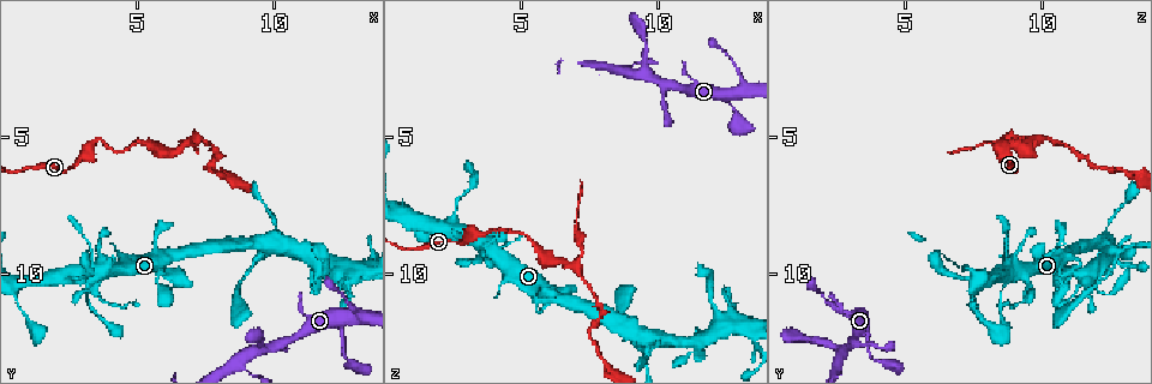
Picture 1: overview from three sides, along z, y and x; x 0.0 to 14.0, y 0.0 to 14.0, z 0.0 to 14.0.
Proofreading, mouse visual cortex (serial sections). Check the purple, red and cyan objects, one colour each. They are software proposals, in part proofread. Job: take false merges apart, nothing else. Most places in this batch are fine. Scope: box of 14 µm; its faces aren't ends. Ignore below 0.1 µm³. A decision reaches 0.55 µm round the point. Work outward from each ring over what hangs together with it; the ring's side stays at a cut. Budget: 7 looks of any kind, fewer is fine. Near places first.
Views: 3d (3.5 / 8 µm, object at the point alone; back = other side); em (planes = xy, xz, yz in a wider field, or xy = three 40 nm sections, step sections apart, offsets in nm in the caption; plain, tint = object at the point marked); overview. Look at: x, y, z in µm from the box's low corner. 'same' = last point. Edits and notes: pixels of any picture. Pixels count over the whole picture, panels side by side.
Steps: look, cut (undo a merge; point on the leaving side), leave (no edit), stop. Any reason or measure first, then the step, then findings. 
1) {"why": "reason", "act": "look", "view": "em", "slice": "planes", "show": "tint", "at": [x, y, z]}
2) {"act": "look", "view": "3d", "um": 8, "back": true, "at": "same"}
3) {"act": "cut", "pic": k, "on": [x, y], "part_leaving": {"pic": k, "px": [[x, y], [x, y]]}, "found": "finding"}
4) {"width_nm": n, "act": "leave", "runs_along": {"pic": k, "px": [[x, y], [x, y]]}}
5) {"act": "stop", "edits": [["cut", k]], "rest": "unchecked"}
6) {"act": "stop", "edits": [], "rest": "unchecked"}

{"act": "look", "view": "3d", "um": 3.5, "at": [4.3, 5.5, 8.4]}

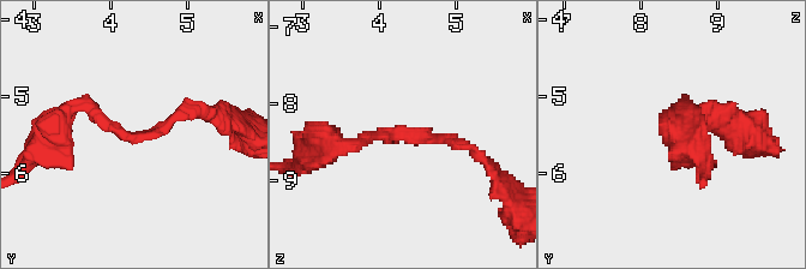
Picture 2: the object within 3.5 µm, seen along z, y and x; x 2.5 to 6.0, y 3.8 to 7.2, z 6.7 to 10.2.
{"act": "look", "view": "em", "slice": "xy", "step": 1, "show": "tint", "at": [4.25, 5.55, 8.40]}

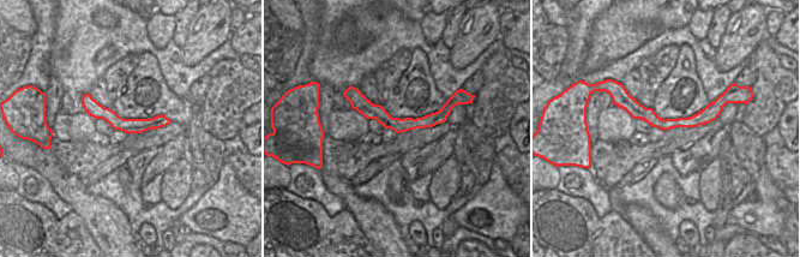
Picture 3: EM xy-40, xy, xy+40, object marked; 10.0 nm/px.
{"act": "leave", "runs_along": {"pic": 3, "px": [[353, 100], [390, 123], [446, 111]]}, "found": "one cell here"}

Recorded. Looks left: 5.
{"why": "thin arm on a thick one", "act": "look", "view": "3d", "um": 8, "back": true, "at": [11.6, 9.7, 12.1]}

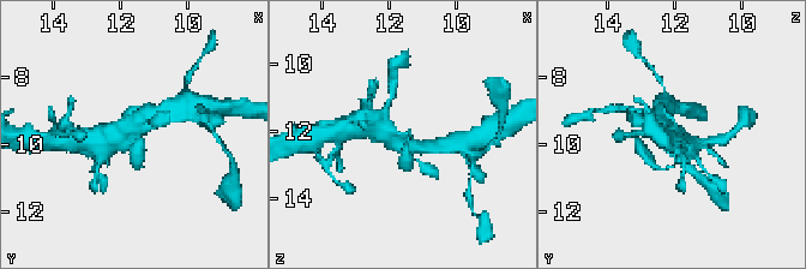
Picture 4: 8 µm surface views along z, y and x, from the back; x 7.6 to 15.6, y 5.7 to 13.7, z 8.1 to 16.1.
{"act": "look", "view": "3d", "um": 3.5, "at": [11.7, 9.7, 12.2]}

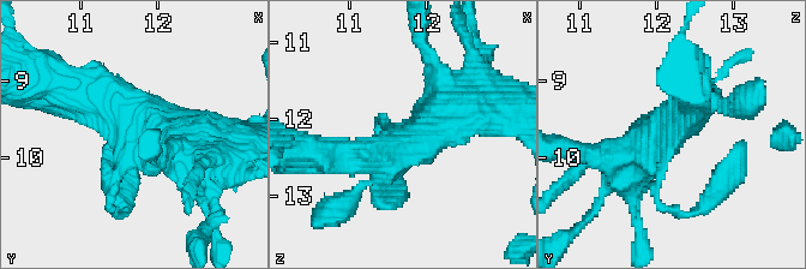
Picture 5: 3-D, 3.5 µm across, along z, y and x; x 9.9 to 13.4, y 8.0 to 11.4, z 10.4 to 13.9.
{"act": "leave", "found": "one cell here"}

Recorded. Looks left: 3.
{"why": "thin arm on a thick one", "act": "look", "view": "3d", "um": 3.5, "at": [8.7, 13.3, 2.6]}

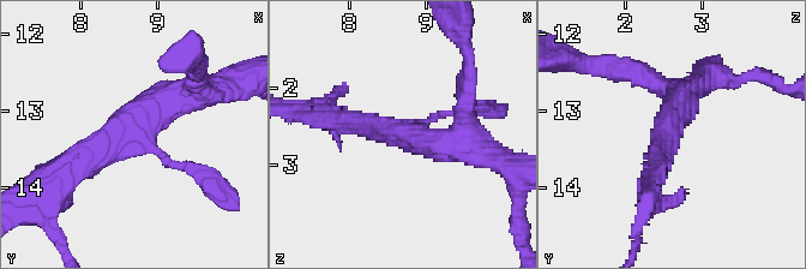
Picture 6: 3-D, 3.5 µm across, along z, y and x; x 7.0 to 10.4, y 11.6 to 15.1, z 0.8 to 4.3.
{"act": "look", "view": "em", "slice": "xy", "step": 5, "show": "tint", "at": [8.70, 13.20, 2.60]}

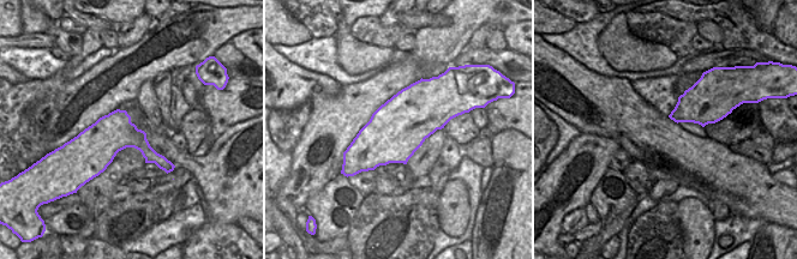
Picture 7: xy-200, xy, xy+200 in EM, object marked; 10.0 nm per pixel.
{"act": "look", "view": "em", "slice": "xy", "step": 2, "show": "tint", "at": "same"}

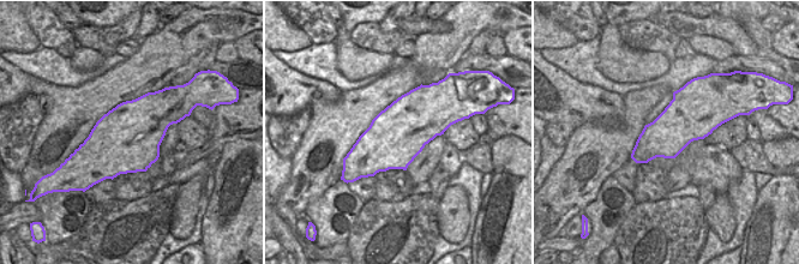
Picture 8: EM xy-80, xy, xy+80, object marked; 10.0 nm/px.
{"act": "leave", "runs_along": {"pic": 6, "px": [[202, 91], [142, 113], [65, 173]]}, "found": "all the same cell"}

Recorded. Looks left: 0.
{"act": "stop", "edits": [], "rest": "unchecked"}

